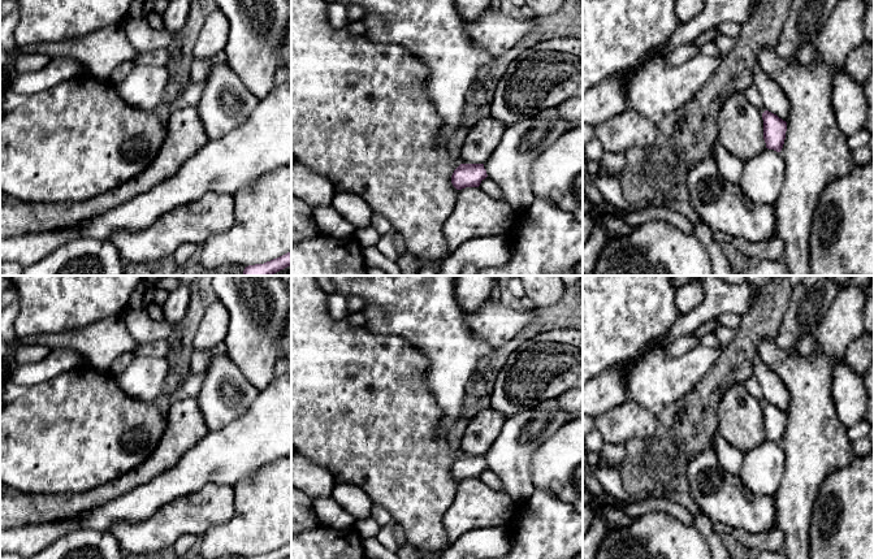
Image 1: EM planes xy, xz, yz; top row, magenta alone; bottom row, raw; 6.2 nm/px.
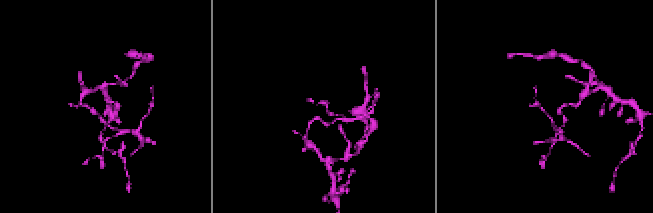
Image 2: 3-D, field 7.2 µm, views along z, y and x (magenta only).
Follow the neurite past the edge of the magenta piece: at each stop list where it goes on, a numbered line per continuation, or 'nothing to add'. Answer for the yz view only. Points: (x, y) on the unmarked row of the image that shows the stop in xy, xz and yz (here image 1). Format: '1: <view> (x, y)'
nothing to add

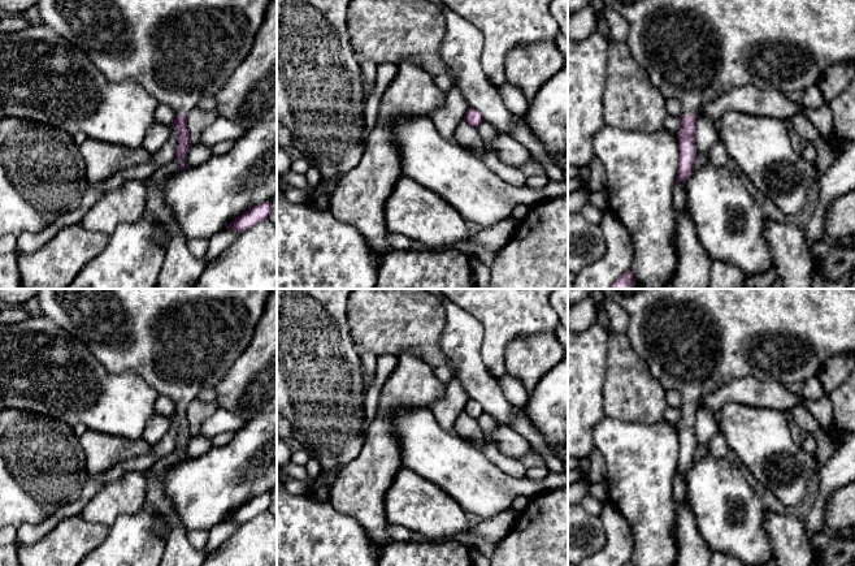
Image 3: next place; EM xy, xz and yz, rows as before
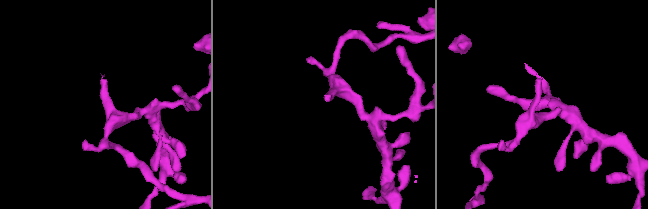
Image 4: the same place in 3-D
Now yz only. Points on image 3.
1: yz (695, 341)

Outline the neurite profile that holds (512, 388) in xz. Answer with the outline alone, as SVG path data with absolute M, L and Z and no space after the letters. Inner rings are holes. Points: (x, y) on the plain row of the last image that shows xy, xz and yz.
M505 375L499 379L499 385L509 403L521 409L526 405L529 393L517 377Z

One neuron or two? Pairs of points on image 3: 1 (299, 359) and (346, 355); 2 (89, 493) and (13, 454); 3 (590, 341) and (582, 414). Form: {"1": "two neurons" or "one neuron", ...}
{"1": "one neuron", "2": "two neurons", "3": "one neuron"}

